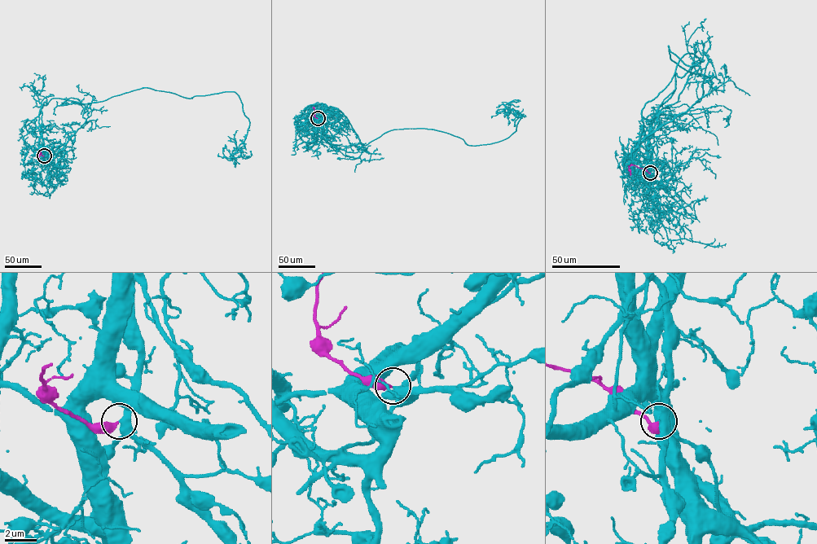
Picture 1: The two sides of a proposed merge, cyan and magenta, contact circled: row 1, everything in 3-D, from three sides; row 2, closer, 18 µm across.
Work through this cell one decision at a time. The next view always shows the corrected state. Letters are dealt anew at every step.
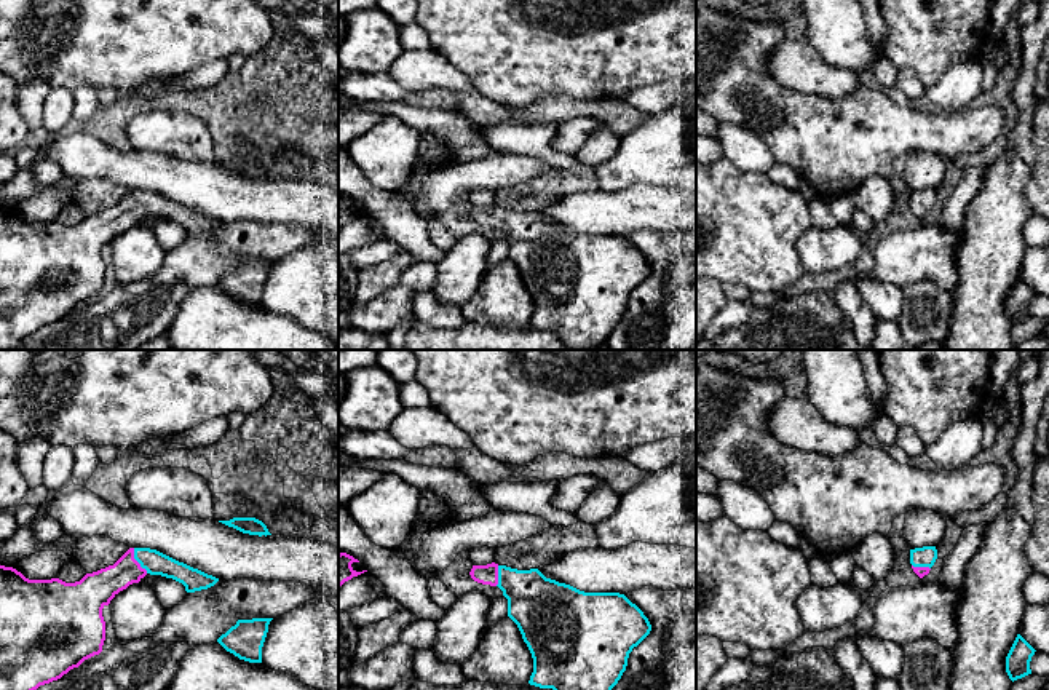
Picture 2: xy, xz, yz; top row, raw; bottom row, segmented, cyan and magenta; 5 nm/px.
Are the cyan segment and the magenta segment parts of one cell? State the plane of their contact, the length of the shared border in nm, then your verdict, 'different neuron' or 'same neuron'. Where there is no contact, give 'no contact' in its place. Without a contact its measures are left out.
xy | 150 nm | same neuron

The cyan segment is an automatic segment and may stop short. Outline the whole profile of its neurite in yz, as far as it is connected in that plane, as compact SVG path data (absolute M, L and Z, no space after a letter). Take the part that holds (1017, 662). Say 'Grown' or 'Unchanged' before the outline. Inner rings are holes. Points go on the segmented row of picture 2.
Unchanged. M1017 634L1006 656L1006 672L1012 682L1031 674L1030 661L1035 652L1036 650L1020 634Z

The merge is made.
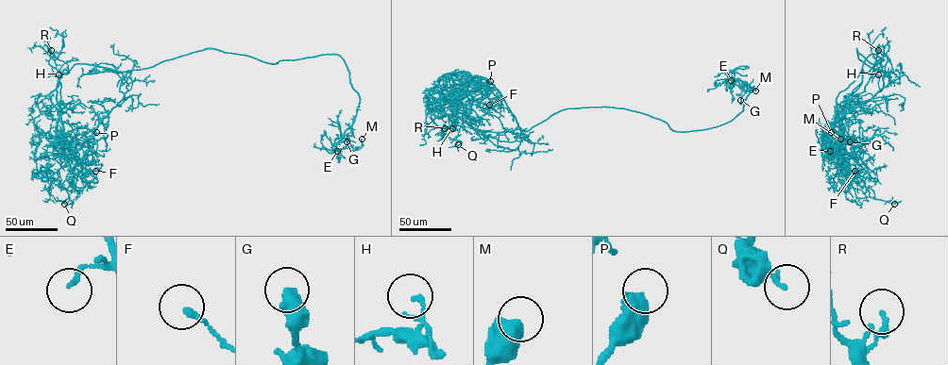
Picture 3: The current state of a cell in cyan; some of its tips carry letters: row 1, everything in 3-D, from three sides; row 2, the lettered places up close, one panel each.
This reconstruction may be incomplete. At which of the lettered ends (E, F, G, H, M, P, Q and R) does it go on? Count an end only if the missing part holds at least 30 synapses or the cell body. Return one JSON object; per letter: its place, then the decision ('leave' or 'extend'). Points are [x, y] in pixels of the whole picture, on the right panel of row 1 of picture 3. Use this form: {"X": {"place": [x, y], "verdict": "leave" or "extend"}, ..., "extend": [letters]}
{"E": {"place": [830, 151], "verdict": "leave"}, "F": {"place": [854, 171], "verdict": "leave"}, "G": {"place": [850, 141], "verdict": "leave"}, "H": {"place": [878, 74], "verdict": "leave"}, "M": {"place": [840, 139], "verdict": "leave"}, "P": {"place": [831, 132], "verdict": "leave"}, "Q": {"place": [894, 204], "verdict": "leave"}, "R": {"place": [878, 50], "verdict": "leave"}, "extend": []}

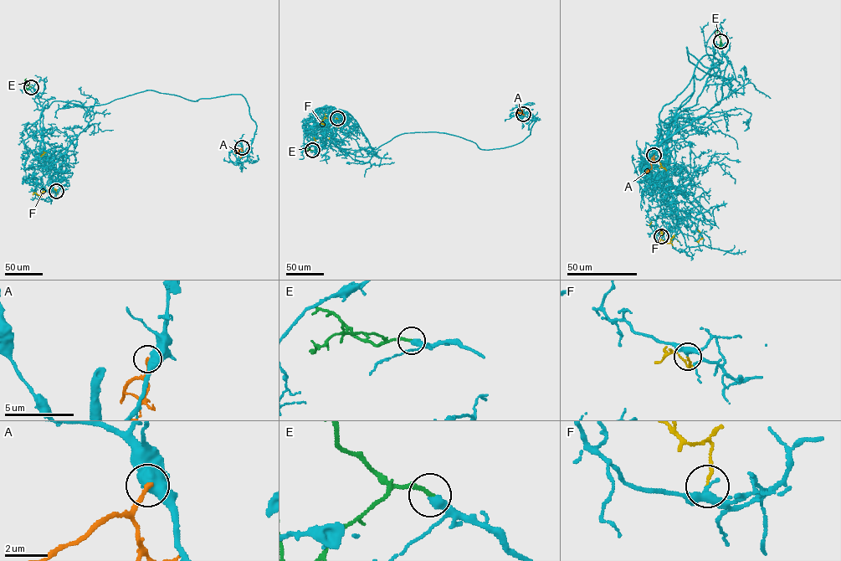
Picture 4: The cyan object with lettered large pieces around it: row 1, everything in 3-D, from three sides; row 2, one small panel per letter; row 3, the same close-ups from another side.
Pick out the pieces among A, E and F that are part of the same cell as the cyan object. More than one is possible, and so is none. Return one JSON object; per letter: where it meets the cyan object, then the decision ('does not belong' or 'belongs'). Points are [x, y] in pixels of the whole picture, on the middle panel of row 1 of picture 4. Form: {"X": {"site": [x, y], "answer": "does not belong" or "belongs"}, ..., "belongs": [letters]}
{"A": {"site": [523, 114], "answer": "does not belong"}, "E": {"site": [312, 150], "answer": "belongs"}, "F": {"site": [337, 118], "answer": "does not belong"}, "belongs": ["E"]}

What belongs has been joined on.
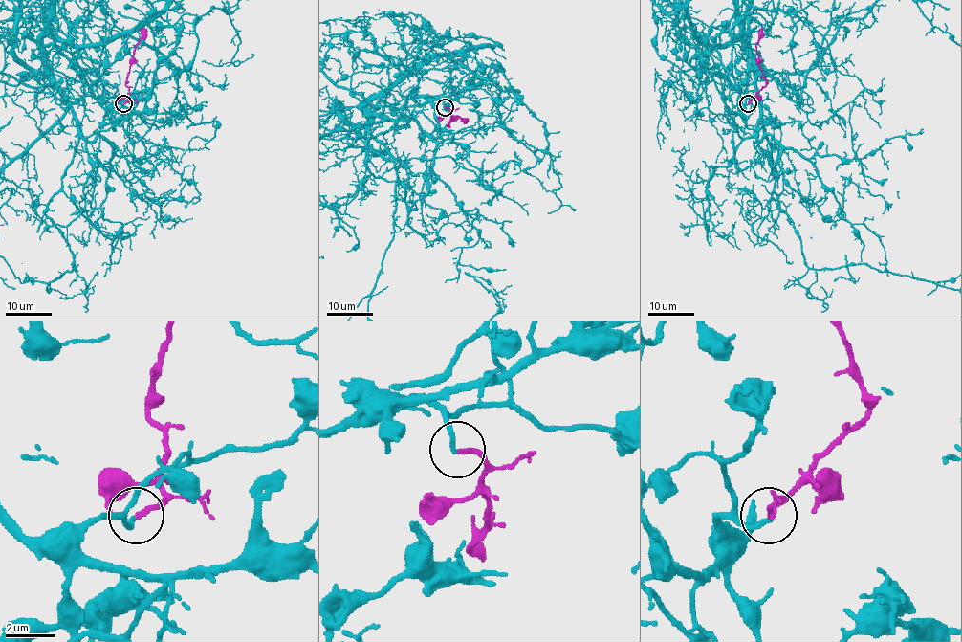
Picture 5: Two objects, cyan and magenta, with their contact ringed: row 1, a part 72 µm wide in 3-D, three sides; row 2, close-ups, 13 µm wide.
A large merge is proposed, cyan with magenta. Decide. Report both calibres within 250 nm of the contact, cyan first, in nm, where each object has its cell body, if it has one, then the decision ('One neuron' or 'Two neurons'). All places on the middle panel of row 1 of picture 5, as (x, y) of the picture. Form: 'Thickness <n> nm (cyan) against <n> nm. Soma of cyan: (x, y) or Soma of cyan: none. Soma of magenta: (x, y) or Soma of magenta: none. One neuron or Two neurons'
Thickness 190 nm (cyan) against 200 nm. Soma of cyan: none. Soma of magenta: none. One neuron

